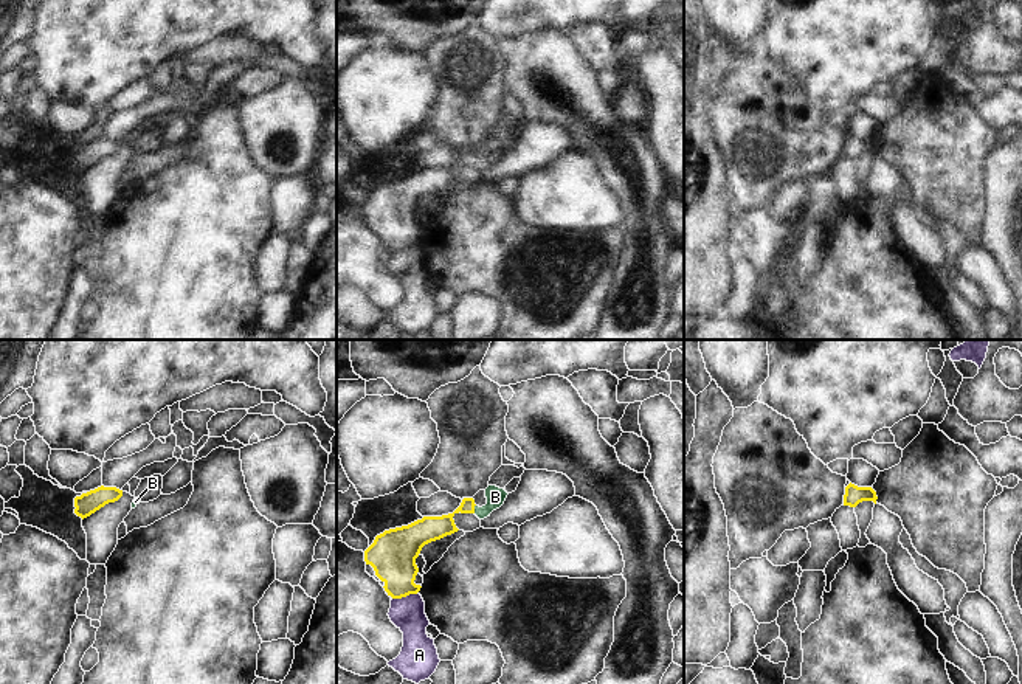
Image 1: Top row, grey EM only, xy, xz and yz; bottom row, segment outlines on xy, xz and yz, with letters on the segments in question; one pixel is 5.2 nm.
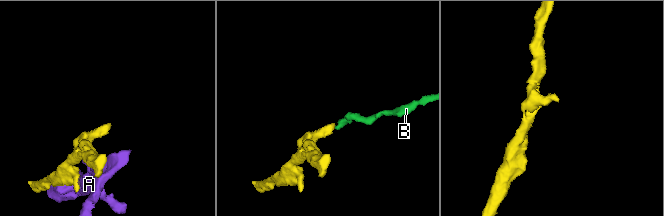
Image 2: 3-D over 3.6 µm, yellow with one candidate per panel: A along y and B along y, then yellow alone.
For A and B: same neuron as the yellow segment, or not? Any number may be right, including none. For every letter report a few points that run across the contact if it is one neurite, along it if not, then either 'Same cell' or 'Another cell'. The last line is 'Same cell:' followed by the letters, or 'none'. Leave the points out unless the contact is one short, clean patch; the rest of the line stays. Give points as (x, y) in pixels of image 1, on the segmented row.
A: Another cell
B: Line: xz (430, 529), (459, 509), (473, 509), (484, 509), (495, 497). Same cell
Same cell: B.

